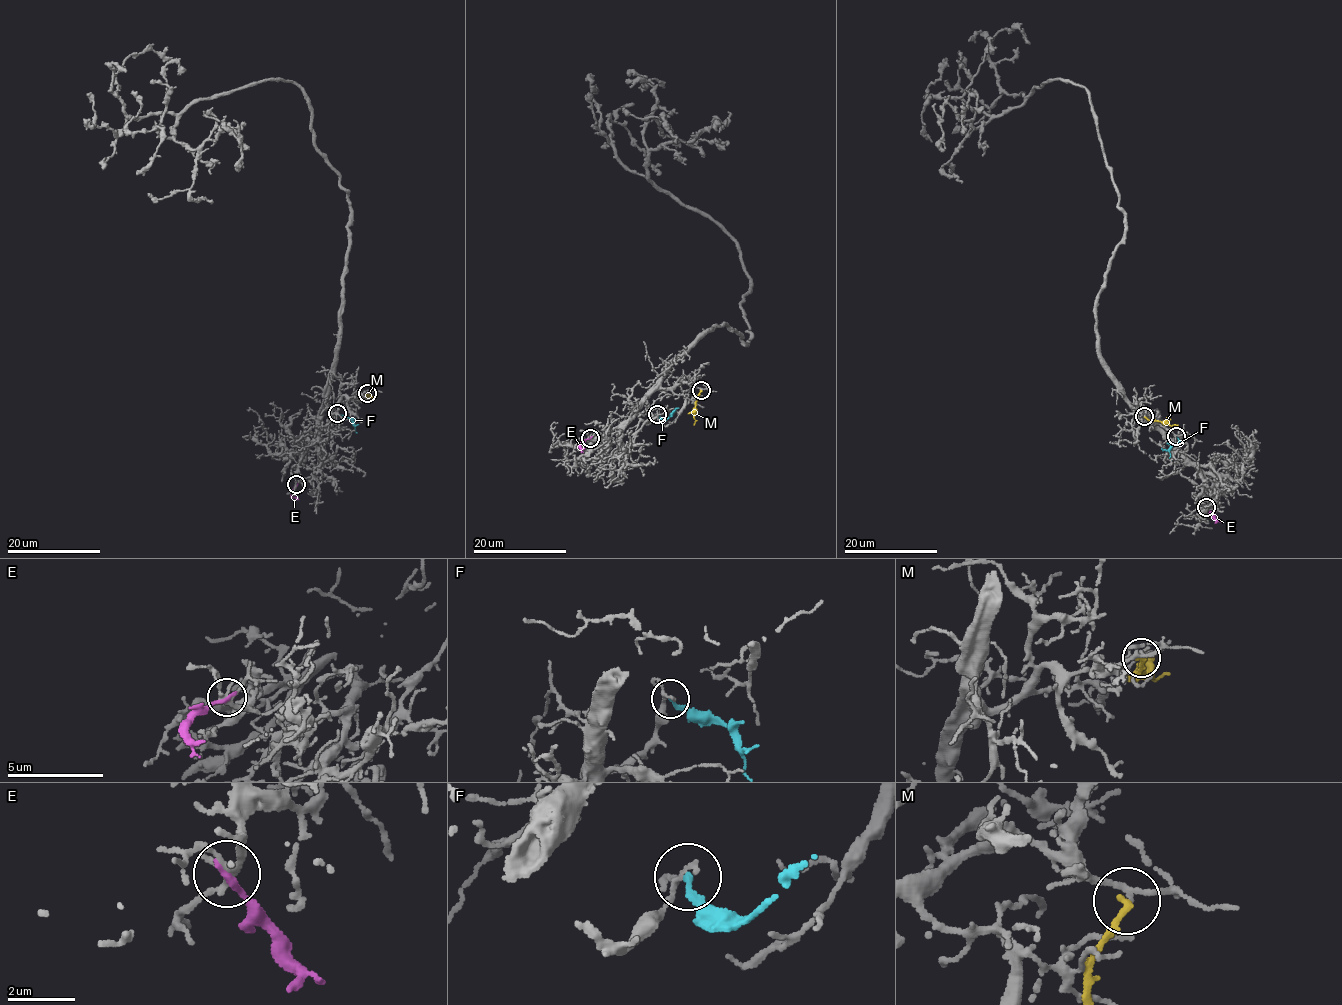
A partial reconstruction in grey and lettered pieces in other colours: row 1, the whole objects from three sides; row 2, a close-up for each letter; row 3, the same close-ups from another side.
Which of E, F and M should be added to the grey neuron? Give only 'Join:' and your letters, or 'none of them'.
Join: none of them

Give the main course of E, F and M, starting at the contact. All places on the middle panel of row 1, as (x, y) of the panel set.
E: (590, 438), (581, 444), (583, 452)
F: (657, 414), (666, 420), (679, 408)
M: (701, 390), (696, 397), (693, 425)

